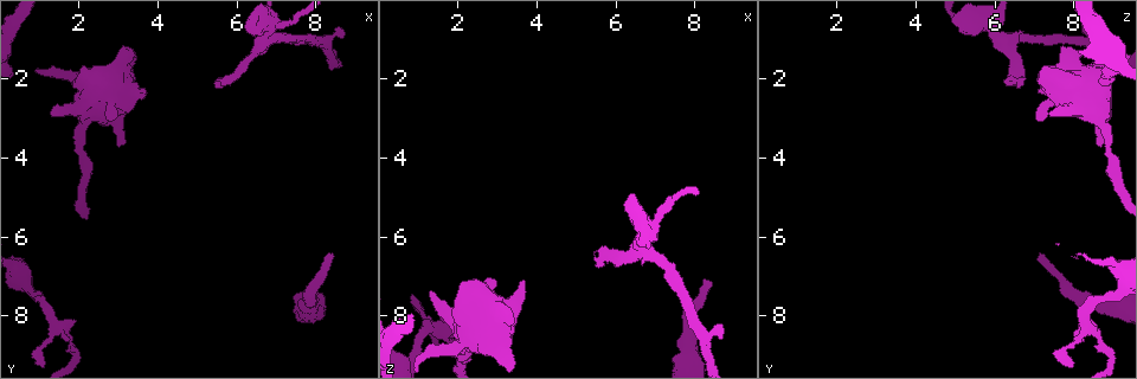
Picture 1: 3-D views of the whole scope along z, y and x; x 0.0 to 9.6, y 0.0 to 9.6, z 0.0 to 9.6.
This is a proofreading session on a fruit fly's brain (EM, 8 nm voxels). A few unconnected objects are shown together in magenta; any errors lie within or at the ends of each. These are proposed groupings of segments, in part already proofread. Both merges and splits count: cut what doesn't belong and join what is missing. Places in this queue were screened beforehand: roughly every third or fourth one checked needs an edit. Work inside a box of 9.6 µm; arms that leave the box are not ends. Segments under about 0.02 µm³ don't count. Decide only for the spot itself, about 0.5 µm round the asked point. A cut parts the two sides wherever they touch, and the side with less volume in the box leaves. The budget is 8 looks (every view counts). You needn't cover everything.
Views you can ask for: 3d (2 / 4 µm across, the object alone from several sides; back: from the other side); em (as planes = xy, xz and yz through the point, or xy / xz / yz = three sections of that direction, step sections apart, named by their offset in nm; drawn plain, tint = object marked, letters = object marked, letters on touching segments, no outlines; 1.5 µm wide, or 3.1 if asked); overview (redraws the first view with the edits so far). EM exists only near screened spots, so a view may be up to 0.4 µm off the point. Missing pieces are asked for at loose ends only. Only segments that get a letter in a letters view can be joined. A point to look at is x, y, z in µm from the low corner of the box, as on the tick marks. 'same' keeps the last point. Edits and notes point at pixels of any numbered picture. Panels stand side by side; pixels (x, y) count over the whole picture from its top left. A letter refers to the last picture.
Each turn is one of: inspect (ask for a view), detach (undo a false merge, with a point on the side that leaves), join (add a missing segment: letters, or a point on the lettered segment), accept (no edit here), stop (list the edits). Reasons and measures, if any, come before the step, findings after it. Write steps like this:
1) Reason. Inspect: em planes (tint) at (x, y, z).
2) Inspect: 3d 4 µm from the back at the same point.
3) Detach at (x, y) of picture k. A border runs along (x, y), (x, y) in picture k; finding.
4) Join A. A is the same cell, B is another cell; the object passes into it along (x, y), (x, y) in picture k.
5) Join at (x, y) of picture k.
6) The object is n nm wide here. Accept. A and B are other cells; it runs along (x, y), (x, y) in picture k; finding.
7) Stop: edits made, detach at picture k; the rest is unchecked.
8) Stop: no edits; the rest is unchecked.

Thick turns thin. Inspect: 3d 4 µm from the back at (7.05, 0.60, 5.40).

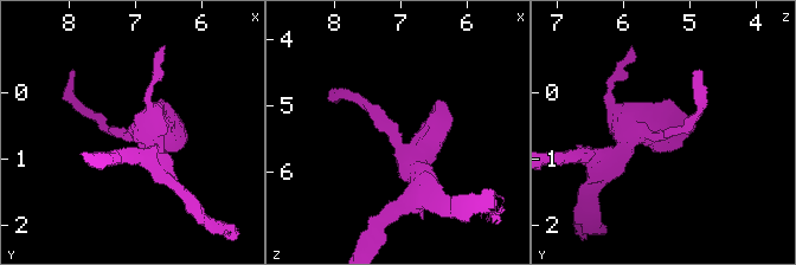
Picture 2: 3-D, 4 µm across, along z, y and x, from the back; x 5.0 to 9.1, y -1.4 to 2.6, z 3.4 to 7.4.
Inspect: em planes (tint) at (7.05, 0.70, 5.50).

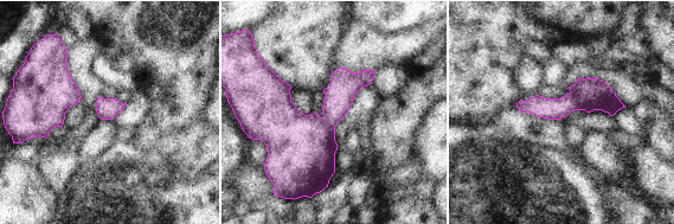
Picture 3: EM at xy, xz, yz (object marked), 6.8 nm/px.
Inspect: em planes (letters) at the same point.

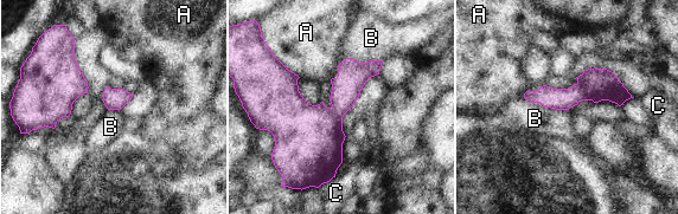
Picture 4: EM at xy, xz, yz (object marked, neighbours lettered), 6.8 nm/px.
Accept. A, B and C are other cells; it runs along (626, 95), (528, 96) in picture 4; continuous, no second neuron.

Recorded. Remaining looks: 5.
An open end. Inspect: em planes (tint) at (3.35, 1.35, 8.20).

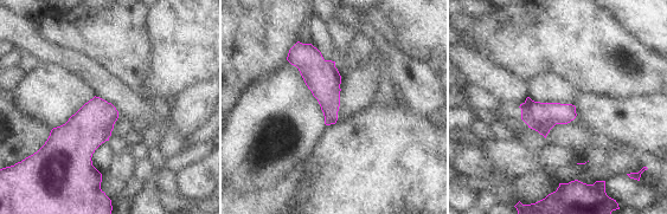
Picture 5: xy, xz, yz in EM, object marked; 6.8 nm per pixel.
See the neighbours. Inspect: em planes (letters) at the same point.

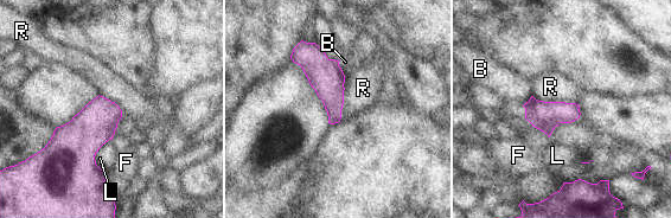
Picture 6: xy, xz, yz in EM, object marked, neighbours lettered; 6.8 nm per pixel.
Join B. B is the same cell, F, L and R are other cells; the object passes into it along (326, 77), (340, 69), (345, 62) in picture 6; it goes on there.

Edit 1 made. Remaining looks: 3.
Branch stops here. Inspect: em 3.1 µm planes (letters) at (2.95, 3.60, 8.60).

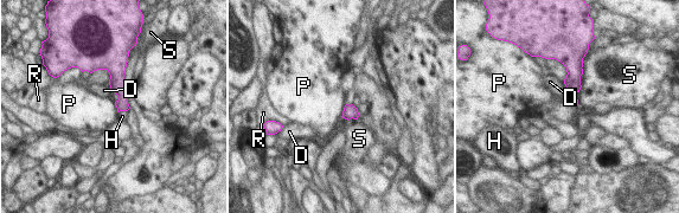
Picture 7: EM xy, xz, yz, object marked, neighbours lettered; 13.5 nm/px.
The longest contact is with R, 280 nm. Accept. D, H, P, R and S are other cells; a border runs along (346, 104), (341, 117) in picture 7; none of them fits.

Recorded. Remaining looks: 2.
Stop: edits made, join at picture 6; the rest is unchecked.

